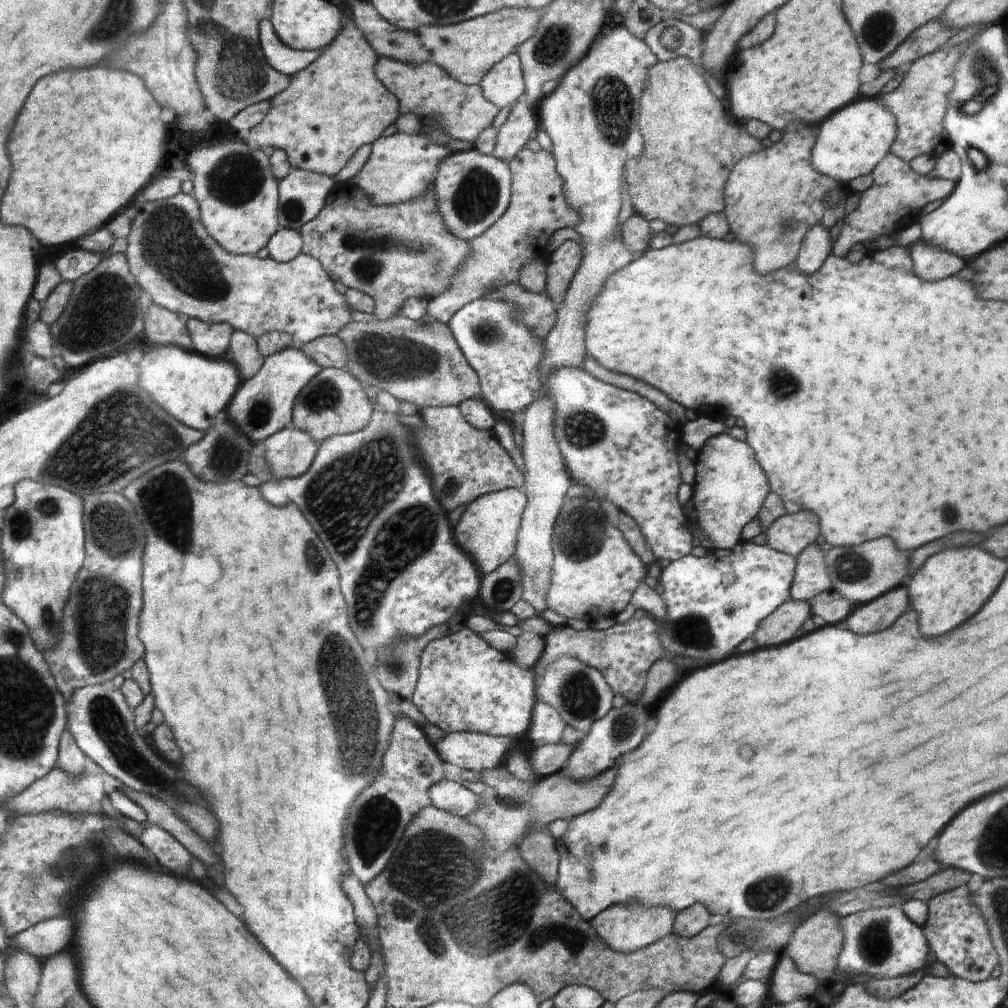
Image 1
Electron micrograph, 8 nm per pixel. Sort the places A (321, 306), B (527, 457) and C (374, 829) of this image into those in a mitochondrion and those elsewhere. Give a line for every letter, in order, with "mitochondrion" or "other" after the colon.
A: other
B: other
C: mitochondrion

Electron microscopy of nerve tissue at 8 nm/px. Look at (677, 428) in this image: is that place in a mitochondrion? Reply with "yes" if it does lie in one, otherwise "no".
no

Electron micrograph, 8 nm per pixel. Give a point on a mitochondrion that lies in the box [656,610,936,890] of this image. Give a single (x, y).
(693, 631)

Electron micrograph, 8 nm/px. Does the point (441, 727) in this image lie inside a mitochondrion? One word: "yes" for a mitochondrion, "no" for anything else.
no

